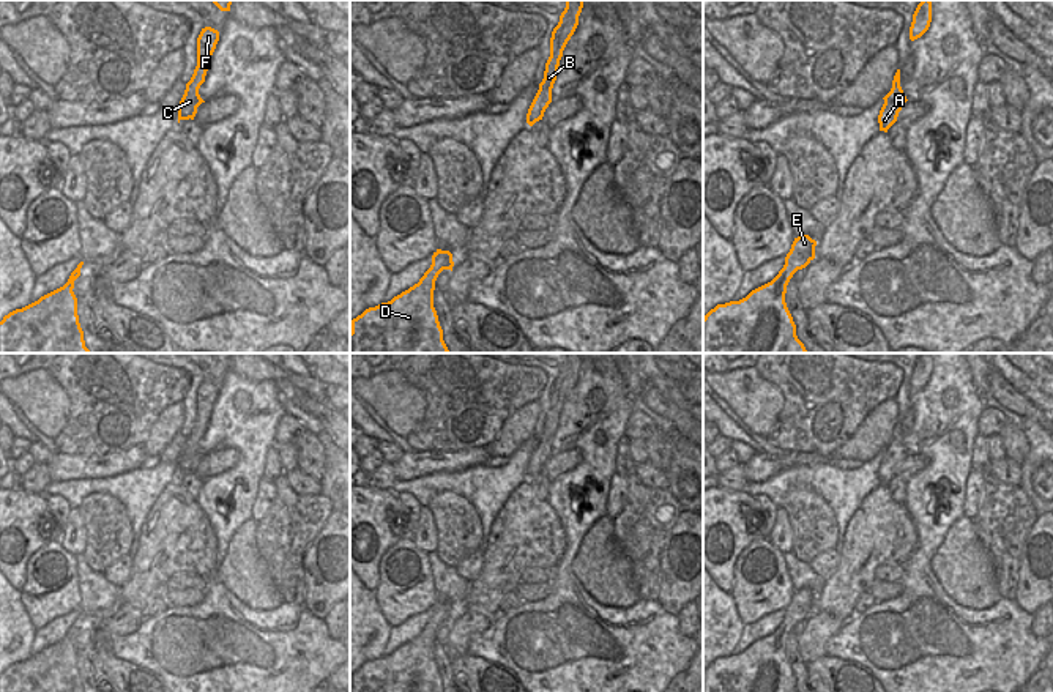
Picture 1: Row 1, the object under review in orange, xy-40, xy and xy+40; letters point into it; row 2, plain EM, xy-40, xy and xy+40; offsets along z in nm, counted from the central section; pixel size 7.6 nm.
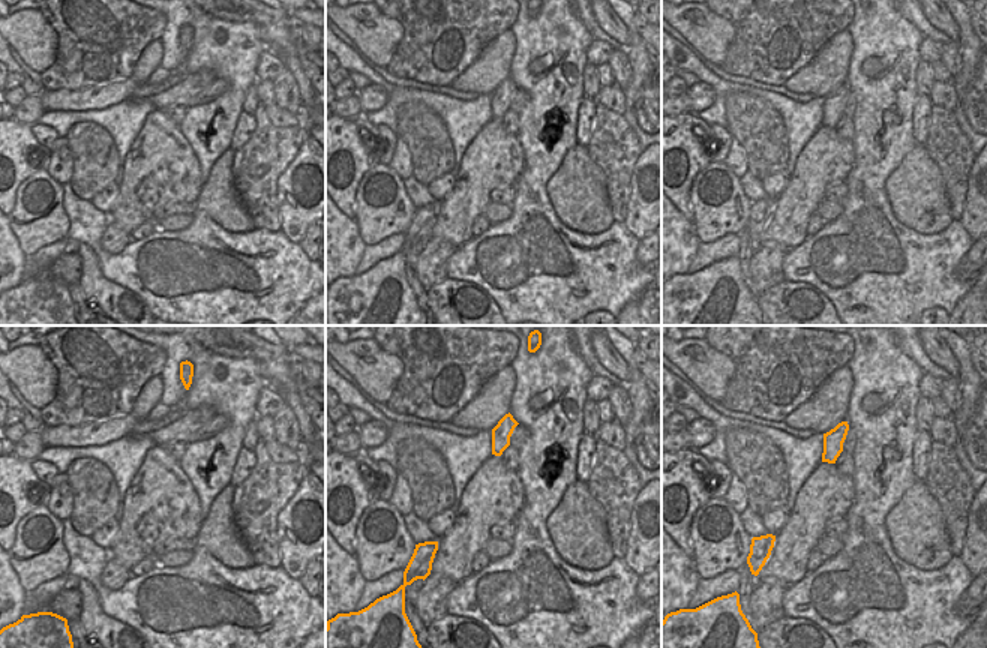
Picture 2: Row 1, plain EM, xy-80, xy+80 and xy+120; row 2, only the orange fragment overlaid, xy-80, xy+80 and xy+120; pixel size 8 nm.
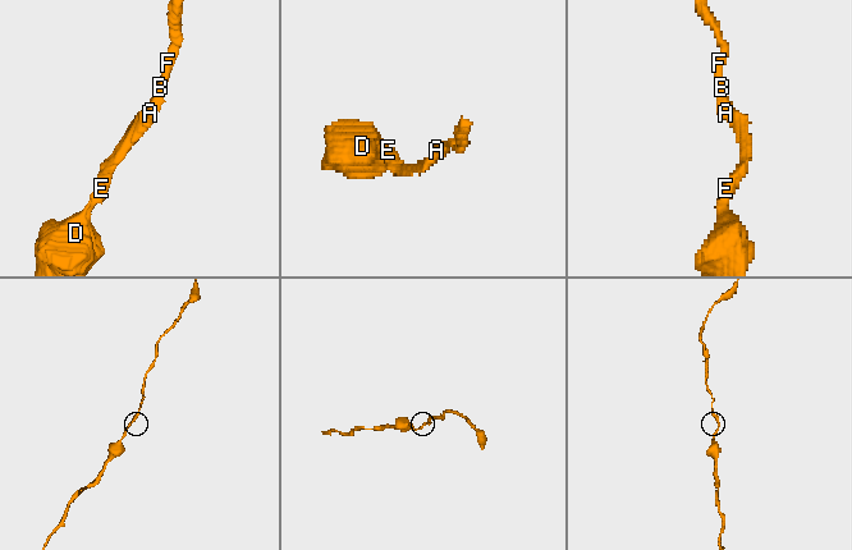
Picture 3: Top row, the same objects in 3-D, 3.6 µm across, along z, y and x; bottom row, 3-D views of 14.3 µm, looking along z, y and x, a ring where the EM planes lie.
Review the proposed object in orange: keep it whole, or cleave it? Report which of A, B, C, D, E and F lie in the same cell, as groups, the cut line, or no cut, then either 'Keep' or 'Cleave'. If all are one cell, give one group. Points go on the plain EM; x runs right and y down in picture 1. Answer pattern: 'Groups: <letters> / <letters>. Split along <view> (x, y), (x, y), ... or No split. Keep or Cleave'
Groups: A B C D E F. No split. Keep.

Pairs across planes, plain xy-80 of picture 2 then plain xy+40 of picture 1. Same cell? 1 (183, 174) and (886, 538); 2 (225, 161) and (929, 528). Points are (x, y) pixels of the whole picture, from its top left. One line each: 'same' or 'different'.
1: same
2: different

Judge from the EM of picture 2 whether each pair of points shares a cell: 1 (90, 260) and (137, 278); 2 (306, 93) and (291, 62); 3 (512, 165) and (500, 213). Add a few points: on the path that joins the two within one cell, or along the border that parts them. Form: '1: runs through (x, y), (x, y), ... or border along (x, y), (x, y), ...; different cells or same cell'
1: border along (80, 242), (93, 251), (101, 273), (123, 288); different cells
2: runs through (305, 86), (296, 69); same cell
3: border along (491, 201), (482, 213); different cells

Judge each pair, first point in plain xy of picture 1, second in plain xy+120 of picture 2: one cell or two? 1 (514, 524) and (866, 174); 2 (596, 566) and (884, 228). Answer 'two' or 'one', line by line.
1: two
2: two

